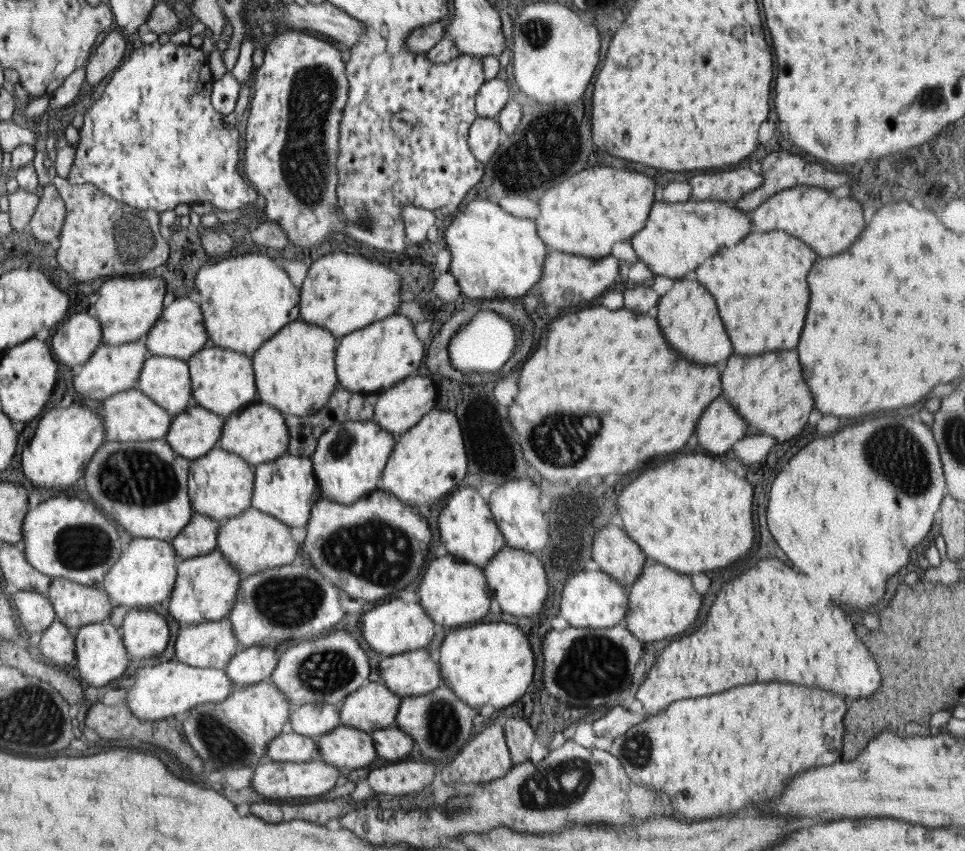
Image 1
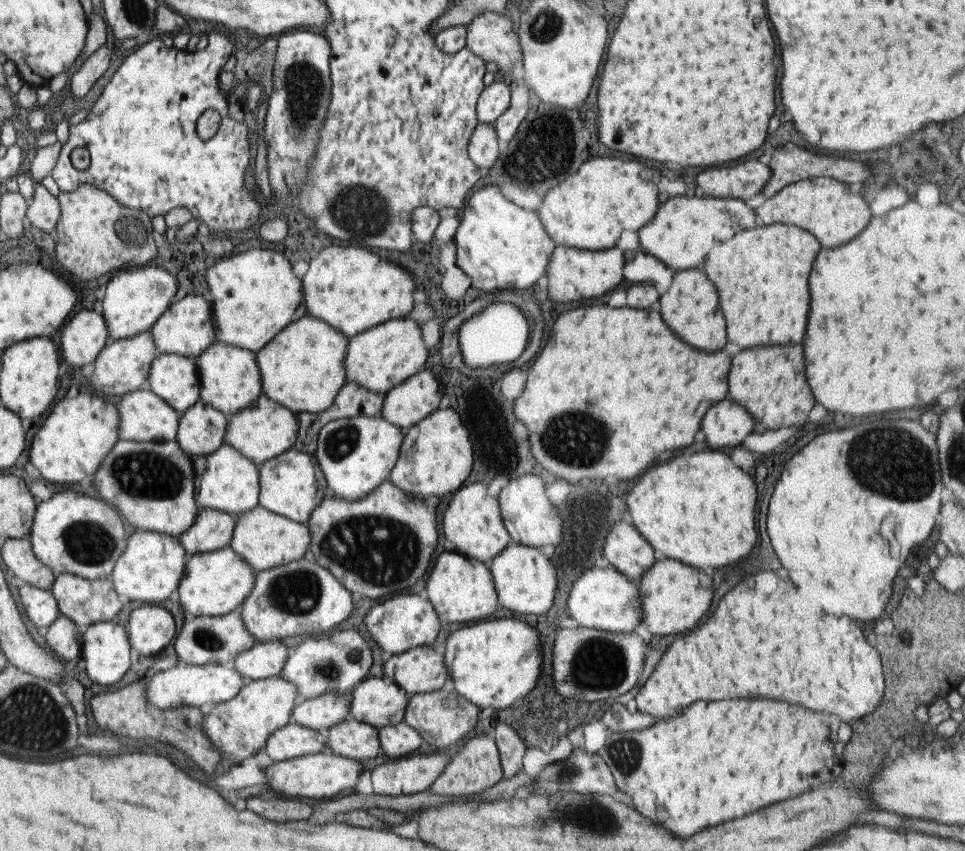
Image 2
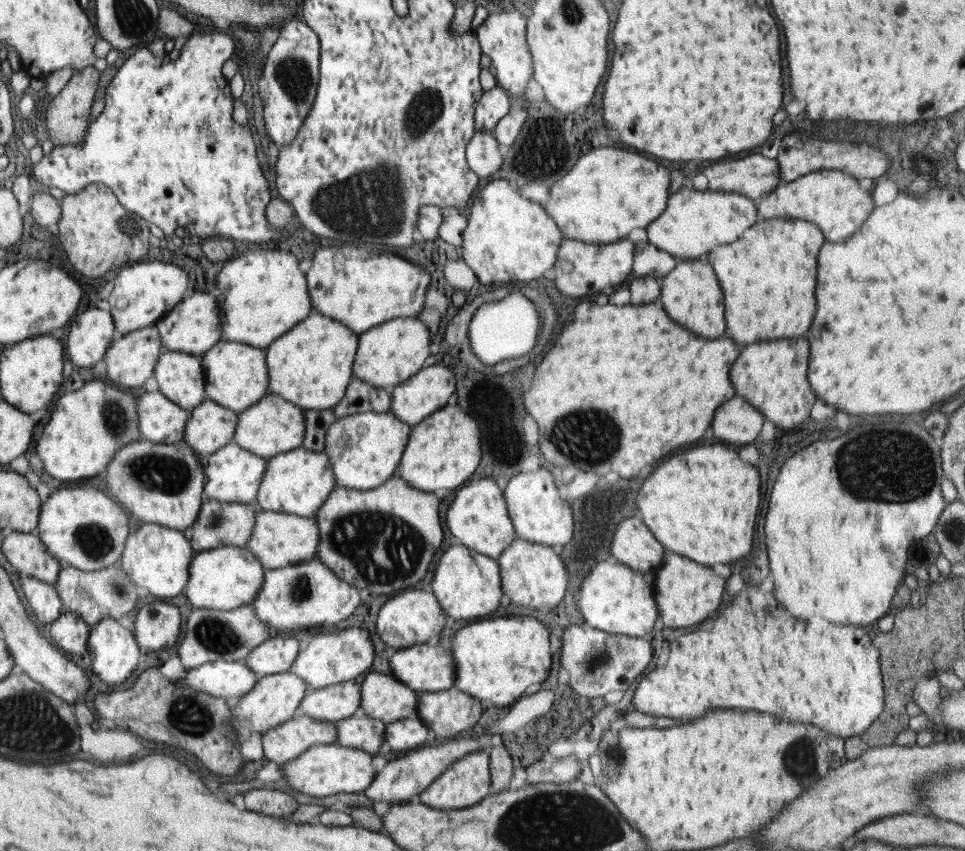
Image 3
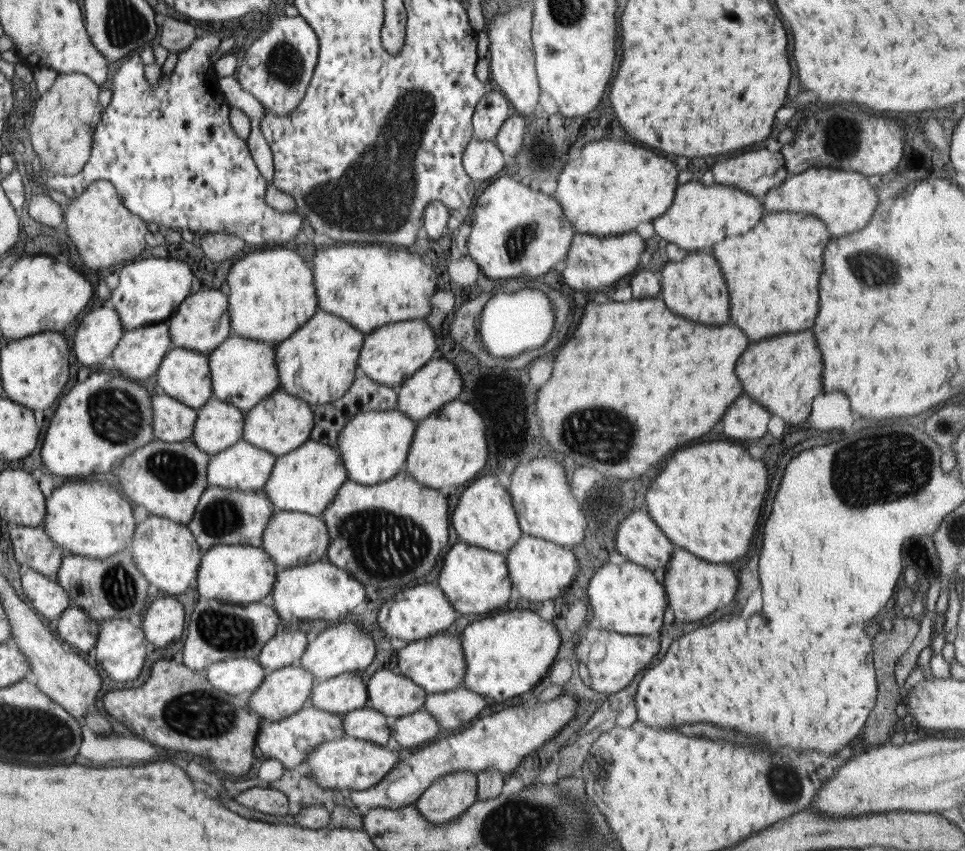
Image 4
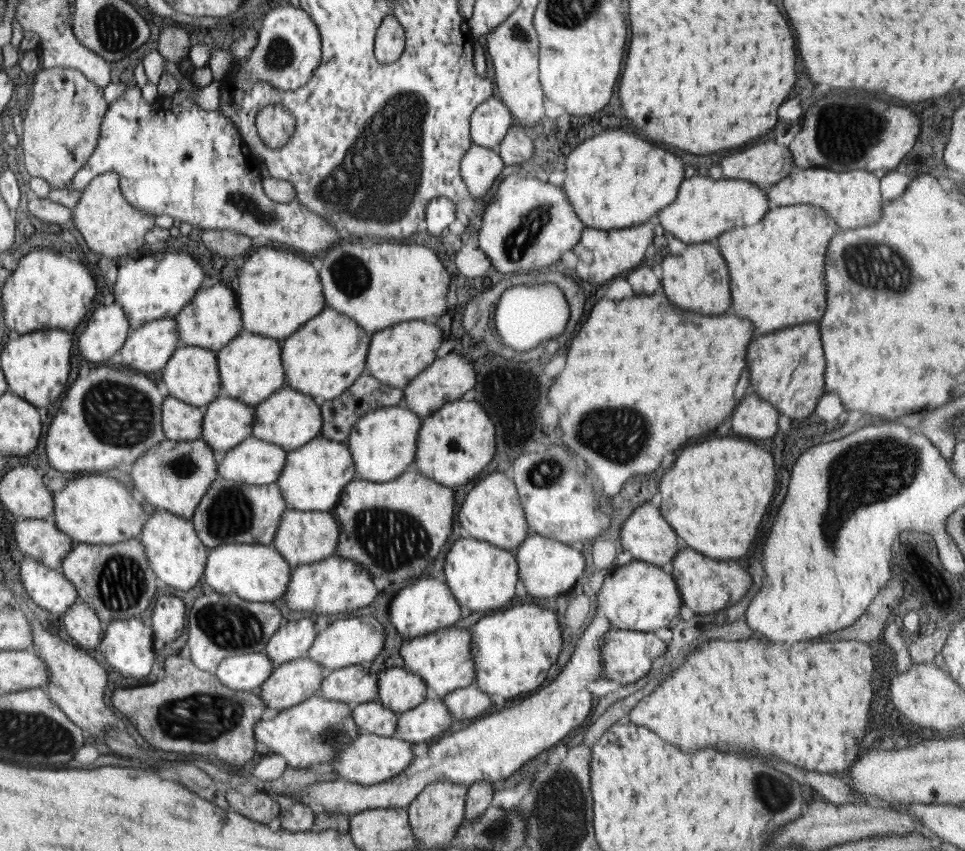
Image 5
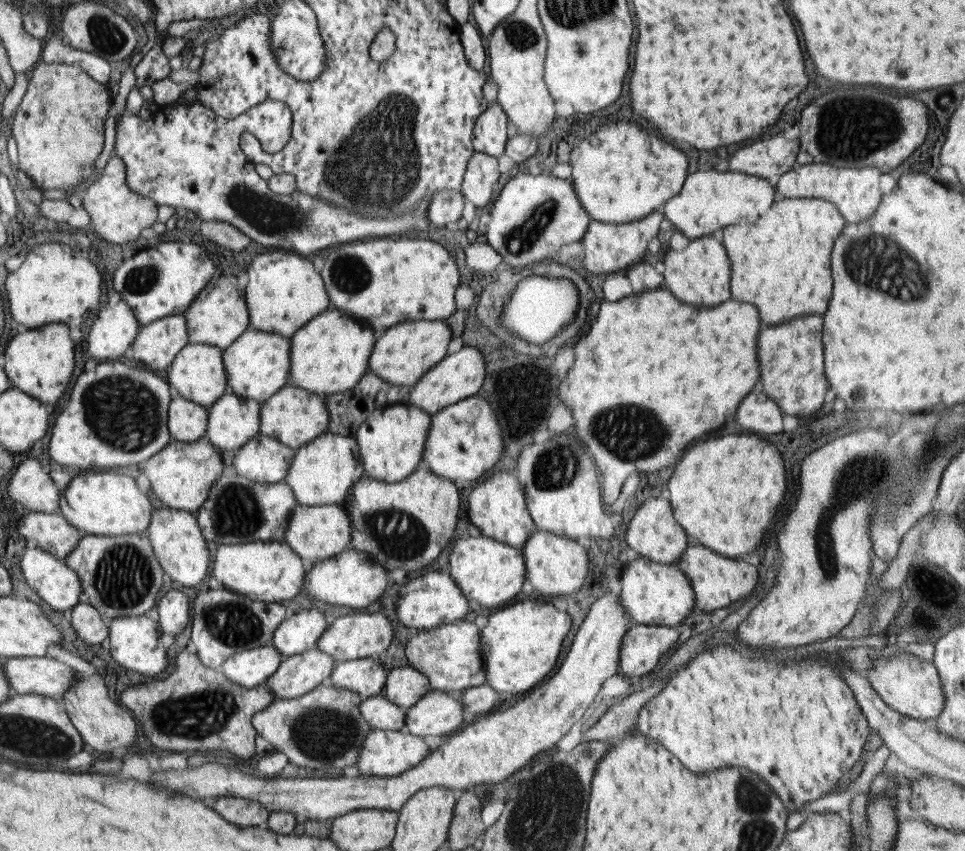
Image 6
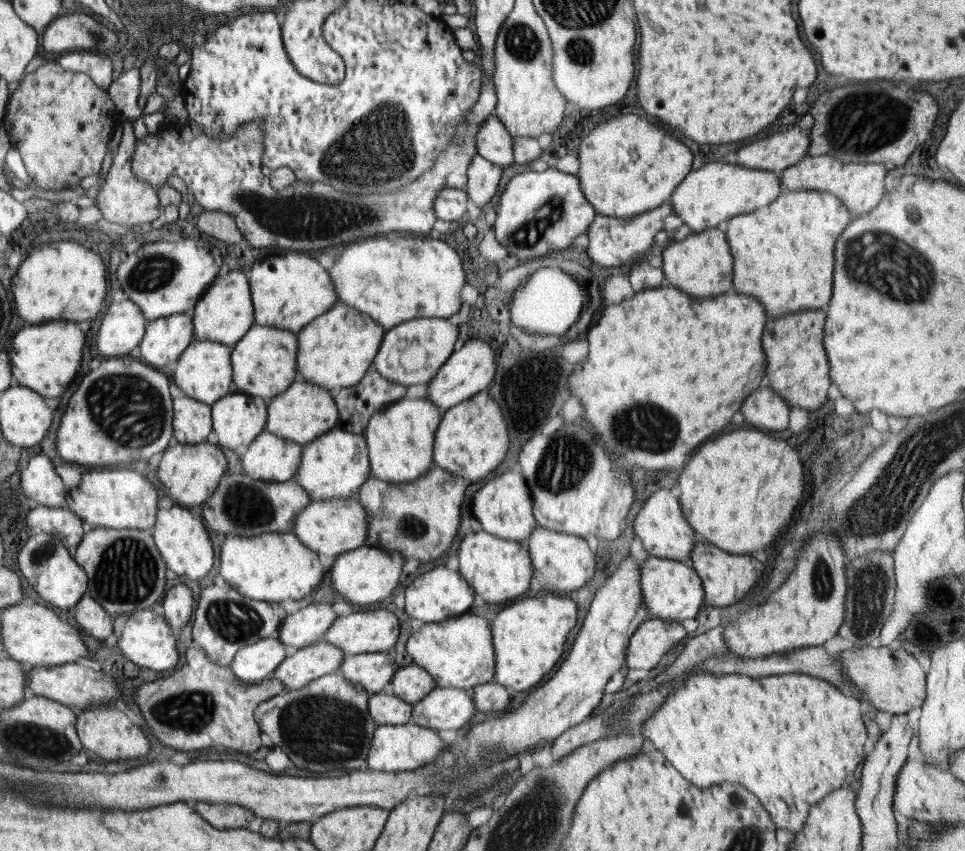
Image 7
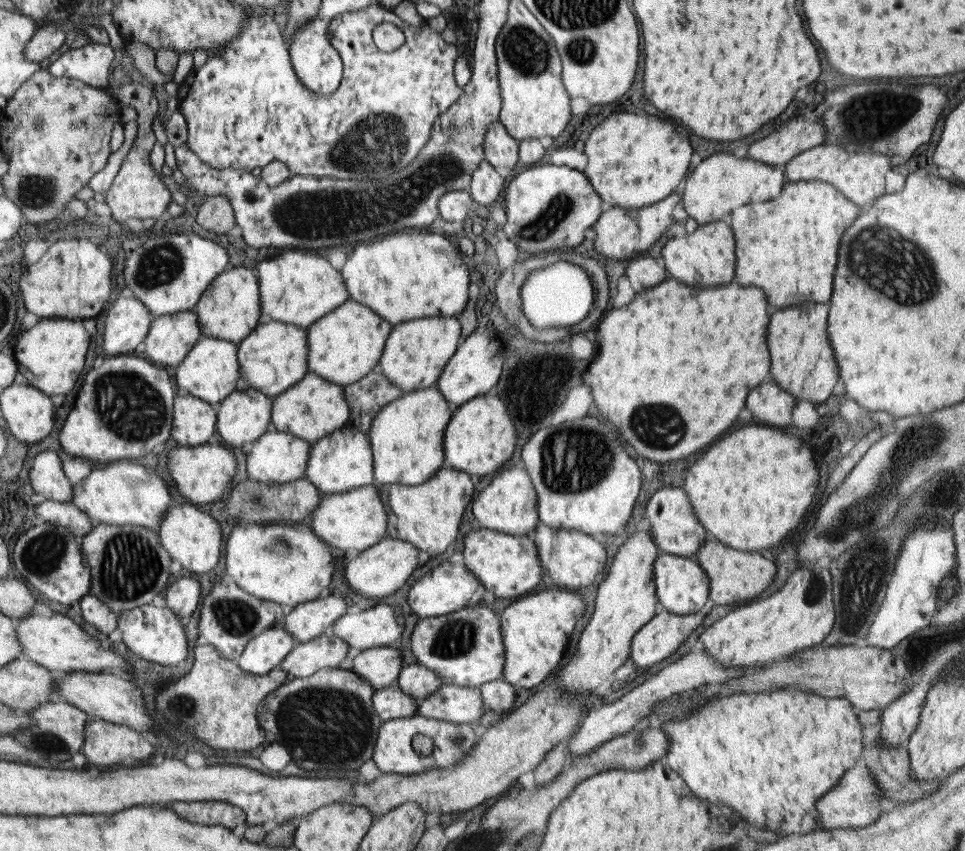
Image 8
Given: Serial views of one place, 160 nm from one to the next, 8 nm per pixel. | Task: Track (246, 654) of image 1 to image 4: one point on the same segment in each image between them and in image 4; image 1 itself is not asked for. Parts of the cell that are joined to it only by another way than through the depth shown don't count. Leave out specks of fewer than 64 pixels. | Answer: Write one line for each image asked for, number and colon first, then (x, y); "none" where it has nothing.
2: (267, 658)
3: (276, 655)
4: (286, 648)

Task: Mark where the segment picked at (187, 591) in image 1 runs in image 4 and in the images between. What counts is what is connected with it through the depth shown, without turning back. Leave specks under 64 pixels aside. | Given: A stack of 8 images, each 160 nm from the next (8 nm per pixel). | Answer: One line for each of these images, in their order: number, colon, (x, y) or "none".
2: (217, 582)
3: (225, 578)
4: (240, 574)

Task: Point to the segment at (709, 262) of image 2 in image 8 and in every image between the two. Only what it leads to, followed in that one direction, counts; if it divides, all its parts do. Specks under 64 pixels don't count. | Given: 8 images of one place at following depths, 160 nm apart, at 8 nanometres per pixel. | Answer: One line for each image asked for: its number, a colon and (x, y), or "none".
3: (768, 274)
4: (772, 270)
5: (776, 266)
6: (780, 263)
7: (783, 254)
8: (787, 246)

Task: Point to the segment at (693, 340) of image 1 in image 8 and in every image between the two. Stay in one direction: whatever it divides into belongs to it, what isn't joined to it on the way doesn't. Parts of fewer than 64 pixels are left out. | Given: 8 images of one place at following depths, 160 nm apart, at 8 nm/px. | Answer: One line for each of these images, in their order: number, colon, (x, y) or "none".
2: (690, 307)
3: (693, 284)
4: (693, 287)
5: (698, 280)
6: (699, 274)
7: (701, 264)
8: (706, 257)

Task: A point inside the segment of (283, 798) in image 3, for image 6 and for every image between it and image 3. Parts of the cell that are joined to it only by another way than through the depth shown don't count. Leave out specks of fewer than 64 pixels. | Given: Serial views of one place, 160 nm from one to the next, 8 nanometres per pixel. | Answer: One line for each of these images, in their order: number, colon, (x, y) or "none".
4: (263, 800)
5: (261, 808)
6: (244, 812)

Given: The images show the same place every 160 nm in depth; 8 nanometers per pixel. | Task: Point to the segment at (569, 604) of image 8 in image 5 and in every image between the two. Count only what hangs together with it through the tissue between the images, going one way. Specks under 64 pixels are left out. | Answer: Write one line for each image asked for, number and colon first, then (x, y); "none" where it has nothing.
5: (513, 651)
6: (521, 644)
7: (528, 637)

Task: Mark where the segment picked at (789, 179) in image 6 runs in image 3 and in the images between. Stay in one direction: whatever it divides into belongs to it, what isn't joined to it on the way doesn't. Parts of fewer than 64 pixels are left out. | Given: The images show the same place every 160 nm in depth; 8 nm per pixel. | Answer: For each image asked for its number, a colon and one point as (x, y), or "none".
3: (834, 201)
4: (845, 202)
5: (853, 199)

